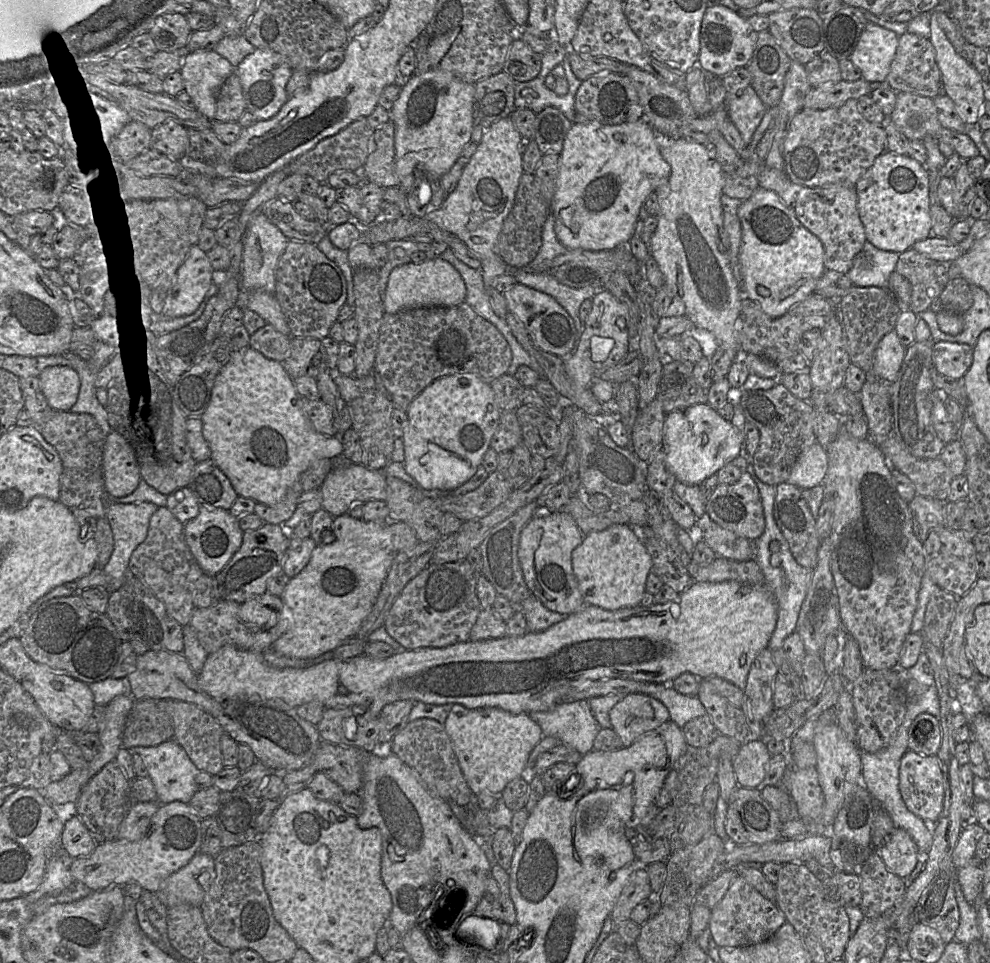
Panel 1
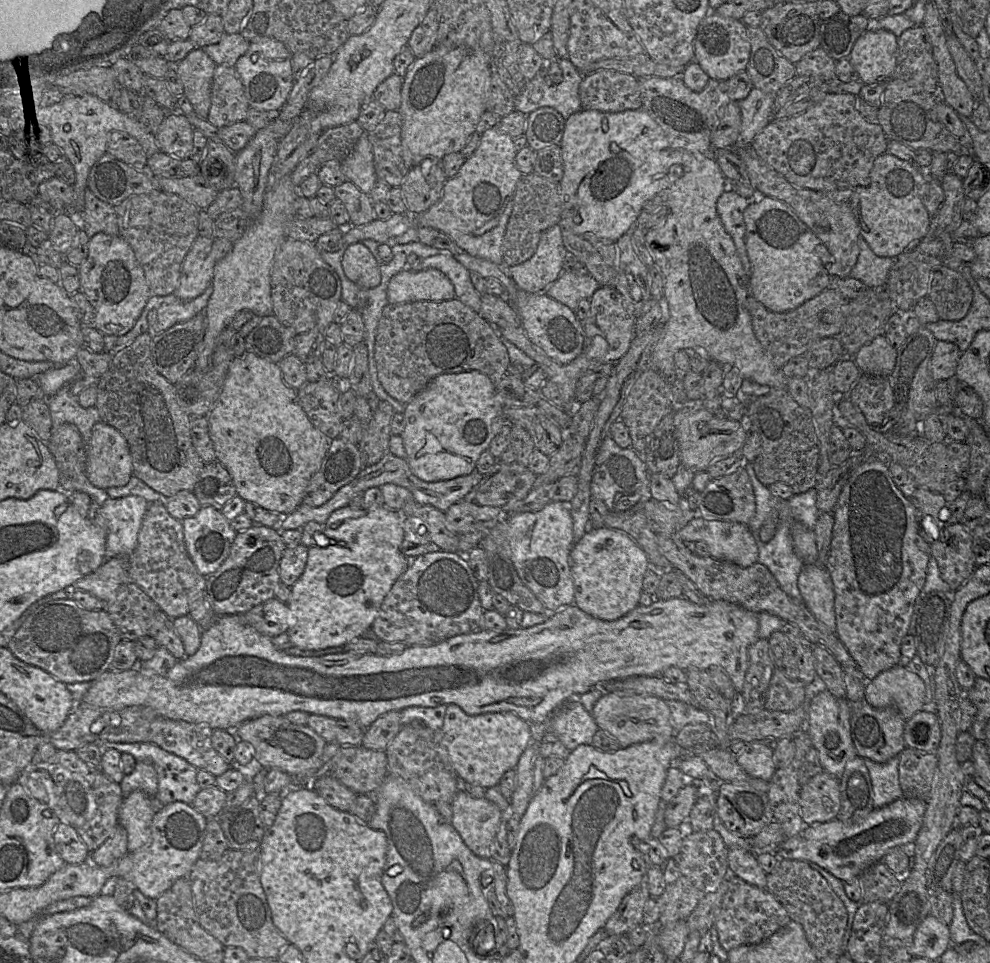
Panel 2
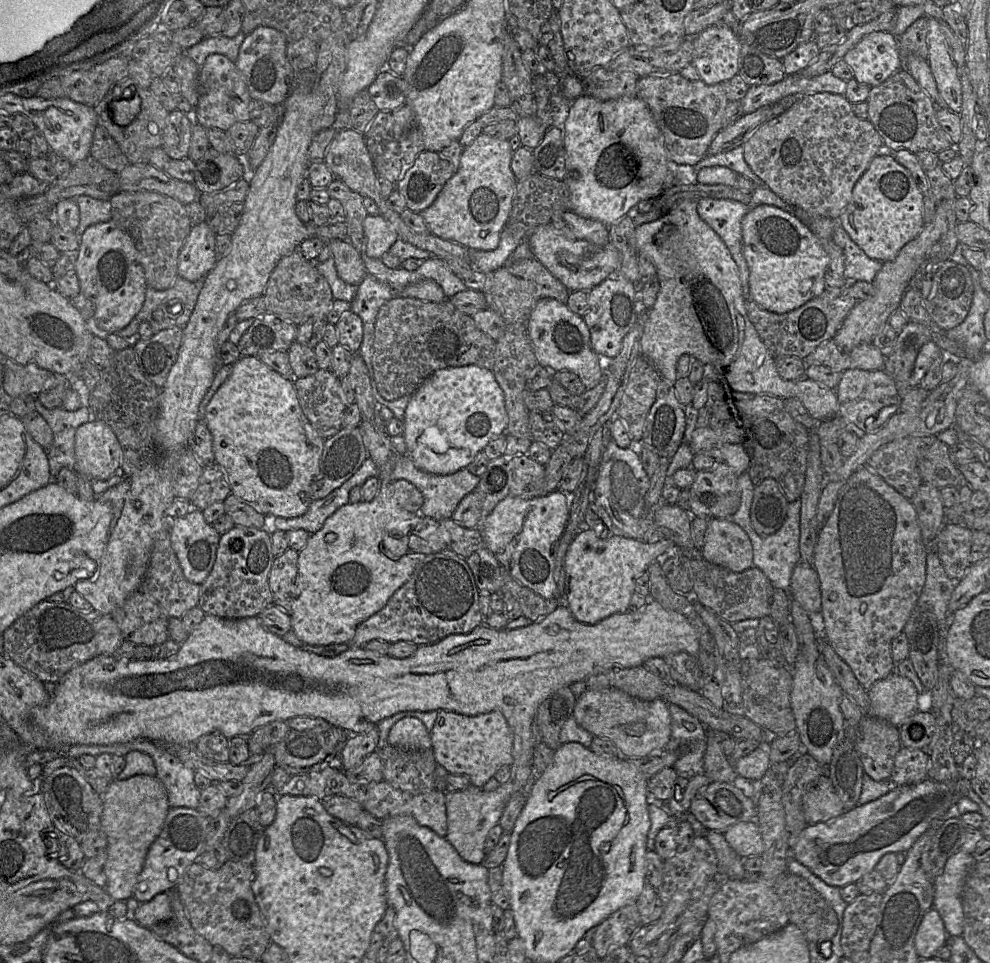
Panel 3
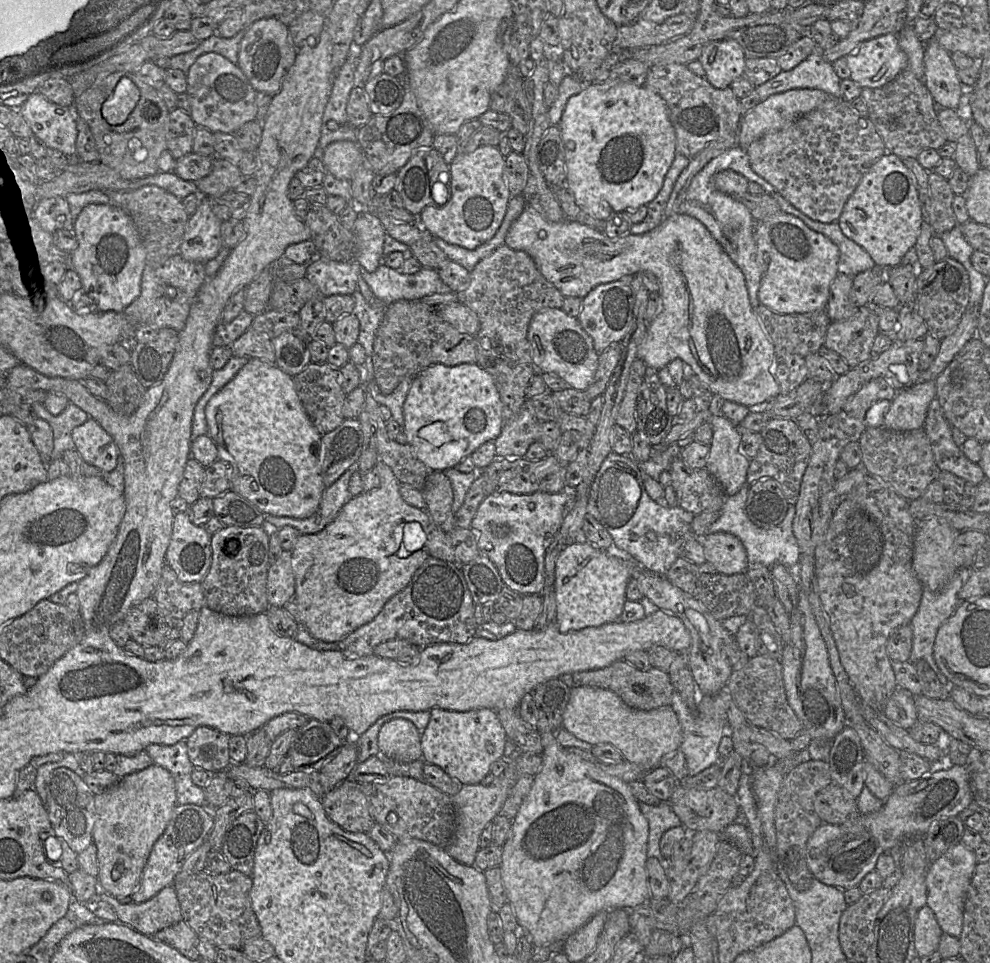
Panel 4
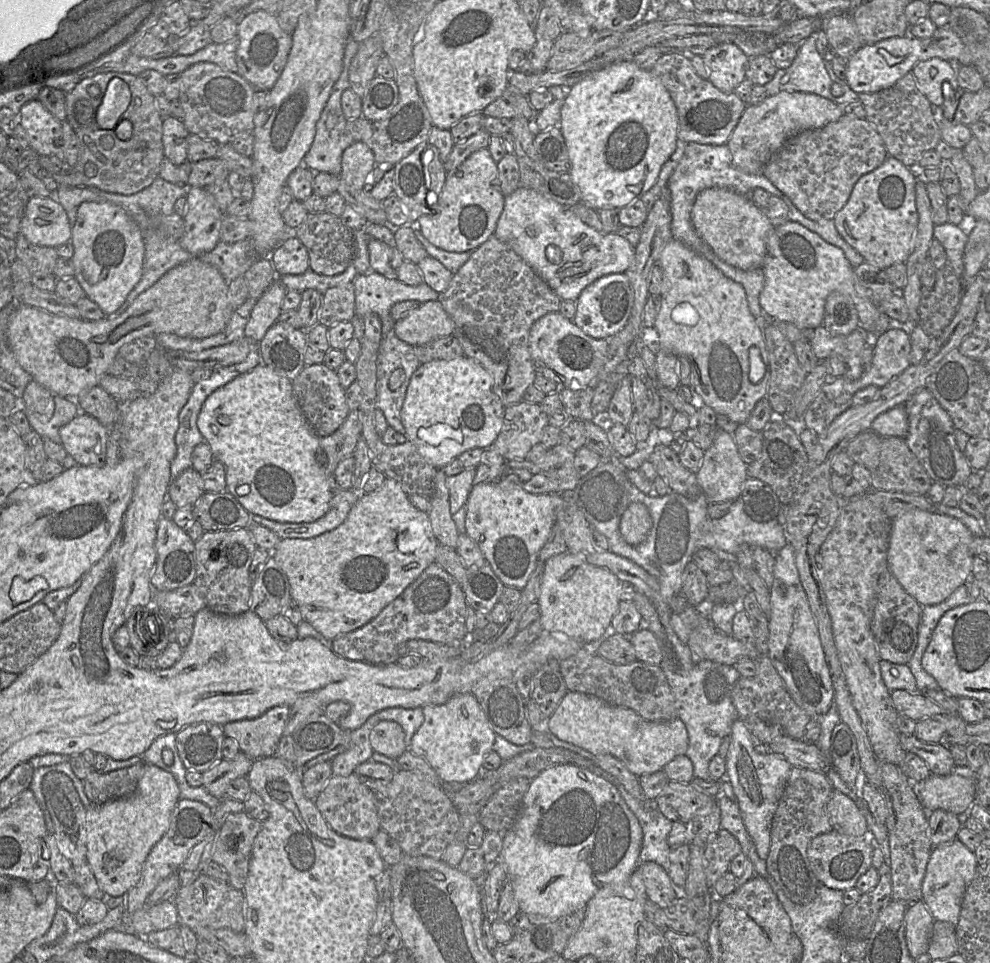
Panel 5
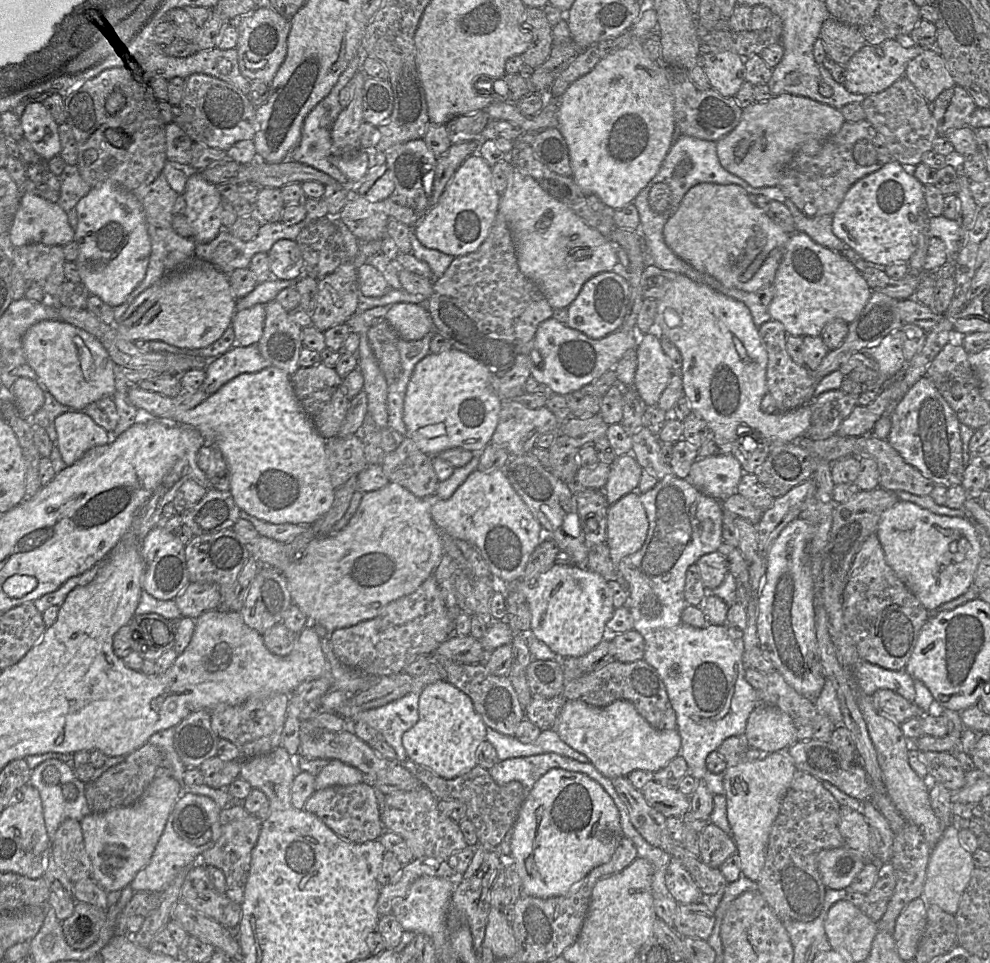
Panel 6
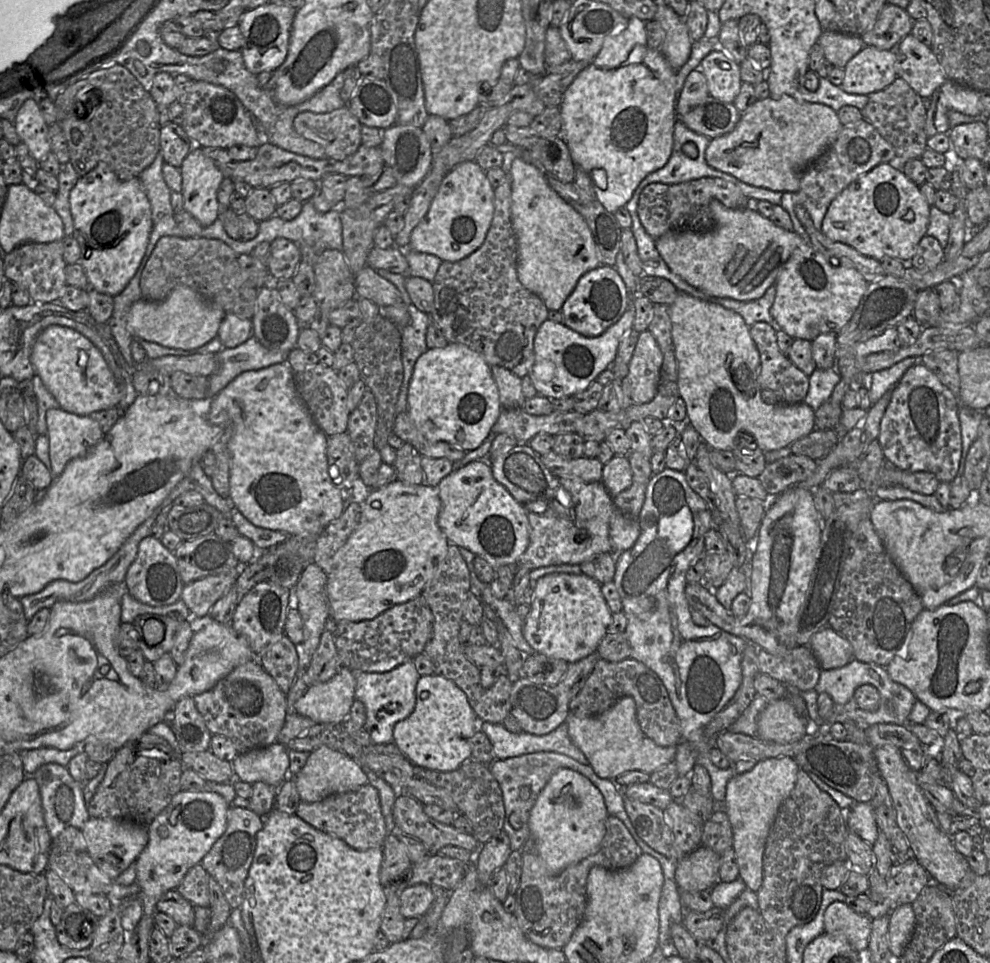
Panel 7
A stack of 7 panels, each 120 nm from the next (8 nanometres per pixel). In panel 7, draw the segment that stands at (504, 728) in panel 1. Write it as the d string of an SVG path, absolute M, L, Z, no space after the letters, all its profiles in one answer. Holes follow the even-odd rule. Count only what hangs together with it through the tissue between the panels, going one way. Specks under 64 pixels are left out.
M436 674L421 676L415 688L414 711L395 724L394 743L415 766L450 772L471 758L471 738L480 731L479 722L466 694L454 682Z

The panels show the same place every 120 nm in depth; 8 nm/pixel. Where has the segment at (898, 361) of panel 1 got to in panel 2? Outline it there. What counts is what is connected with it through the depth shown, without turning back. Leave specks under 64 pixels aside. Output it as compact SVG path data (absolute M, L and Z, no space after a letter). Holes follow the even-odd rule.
M880 335L862 346L852 359L862 373L888 377L895 367L896 357L897 349Z

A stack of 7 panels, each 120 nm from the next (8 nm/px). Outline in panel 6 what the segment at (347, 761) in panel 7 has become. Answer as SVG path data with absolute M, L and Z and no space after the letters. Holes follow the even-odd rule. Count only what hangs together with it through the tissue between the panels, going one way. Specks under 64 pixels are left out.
M337 759L330 760L315 776L315 791L331 786L348 786L366 781L366 777L357 768Z

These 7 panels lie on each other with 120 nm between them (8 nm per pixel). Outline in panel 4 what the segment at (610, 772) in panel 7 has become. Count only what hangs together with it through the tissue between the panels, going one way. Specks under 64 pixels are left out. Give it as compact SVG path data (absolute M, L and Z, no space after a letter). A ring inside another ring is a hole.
M592 686L571 688L562 728L591 745L613 745L624 759L639 765L645 772L661 765L663 756L680 749L682 743L682 728L671 706L649 711L635 709L625 704L616 693Z

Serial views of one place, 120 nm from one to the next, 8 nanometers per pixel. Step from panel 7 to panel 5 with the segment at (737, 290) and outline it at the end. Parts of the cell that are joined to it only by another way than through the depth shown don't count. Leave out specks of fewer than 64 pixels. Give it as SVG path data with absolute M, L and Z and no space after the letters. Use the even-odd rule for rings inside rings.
M725 188L702 190L695 198L690 219L697 235L726 264L742 270L762 267L767 240L774 227L746 195Z

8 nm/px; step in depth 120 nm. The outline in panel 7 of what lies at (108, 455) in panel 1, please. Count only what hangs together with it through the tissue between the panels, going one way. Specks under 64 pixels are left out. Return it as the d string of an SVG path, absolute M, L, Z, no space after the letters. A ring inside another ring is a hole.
M61 408L46 412L51 474L57 478L74 458L84 457L104 437L90 416L76 415Z

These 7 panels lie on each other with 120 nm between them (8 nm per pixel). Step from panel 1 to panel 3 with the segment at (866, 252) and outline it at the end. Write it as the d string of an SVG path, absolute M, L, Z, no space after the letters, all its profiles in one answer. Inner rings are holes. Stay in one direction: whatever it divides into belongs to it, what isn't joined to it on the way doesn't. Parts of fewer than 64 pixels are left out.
M839 221L835 222L833 239L843 250L845 256L845 278L847 281L872 283L884 263L868 257L851 239Z

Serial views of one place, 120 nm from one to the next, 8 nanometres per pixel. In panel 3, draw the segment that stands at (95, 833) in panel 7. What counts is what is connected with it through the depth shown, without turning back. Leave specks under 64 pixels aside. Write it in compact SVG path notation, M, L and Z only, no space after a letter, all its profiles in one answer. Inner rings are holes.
M135 775L126 780L112 779L102 795L102 801L100 826L107 836L105 891L114 900L126 901L133 896L148 851L163 828L170 809L168 795L164 785L156 776Z

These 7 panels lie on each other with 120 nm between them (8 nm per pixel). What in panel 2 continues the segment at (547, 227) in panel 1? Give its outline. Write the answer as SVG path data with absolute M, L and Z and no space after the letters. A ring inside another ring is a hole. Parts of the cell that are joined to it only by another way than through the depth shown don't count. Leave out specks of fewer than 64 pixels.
M555 224L543 232L530 259L509 267L509 277L525 292L544 292L563 271L567 253L560 226Z

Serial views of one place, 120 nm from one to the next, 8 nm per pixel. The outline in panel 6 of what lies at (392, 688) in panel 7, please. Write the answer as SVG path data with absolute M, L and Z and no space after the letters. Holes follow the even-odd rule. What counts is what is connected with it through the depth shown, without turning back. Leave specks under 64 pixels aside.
M410 692L384 706L359 712L347 720L363 721L377 730L395 750L397 761L401 763L408 759L402 736L419 720L419 697L419 692Z

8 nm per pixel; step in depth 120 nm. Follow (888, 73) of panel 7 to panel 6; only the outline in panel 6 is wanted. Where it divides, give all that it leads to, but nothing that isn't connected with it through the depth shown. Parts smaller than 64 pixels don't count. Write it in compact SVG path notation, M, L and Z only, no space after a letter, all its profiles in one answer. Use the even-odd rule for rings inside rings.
M886 39L875 45L866 44L845 65L843 85L850 93L864 96L882 92L904 76L908 63L922 53L924 49L918 44L904 47L897 39Z

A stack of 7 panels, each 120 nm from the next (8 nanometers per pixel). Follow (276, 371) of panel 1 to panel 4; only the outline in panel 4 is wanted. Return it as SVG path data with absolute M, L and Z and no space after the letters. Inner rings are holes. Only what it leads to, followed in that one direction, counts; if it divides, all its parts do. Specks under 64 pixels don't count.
M258 358L249 361L217 391L205 406L208 435L214 441L218 460L228 467L230 490L253 503L262 513L305 519L313 515L326 489L320 466L321 434L307 415L294 379L276 364Z

